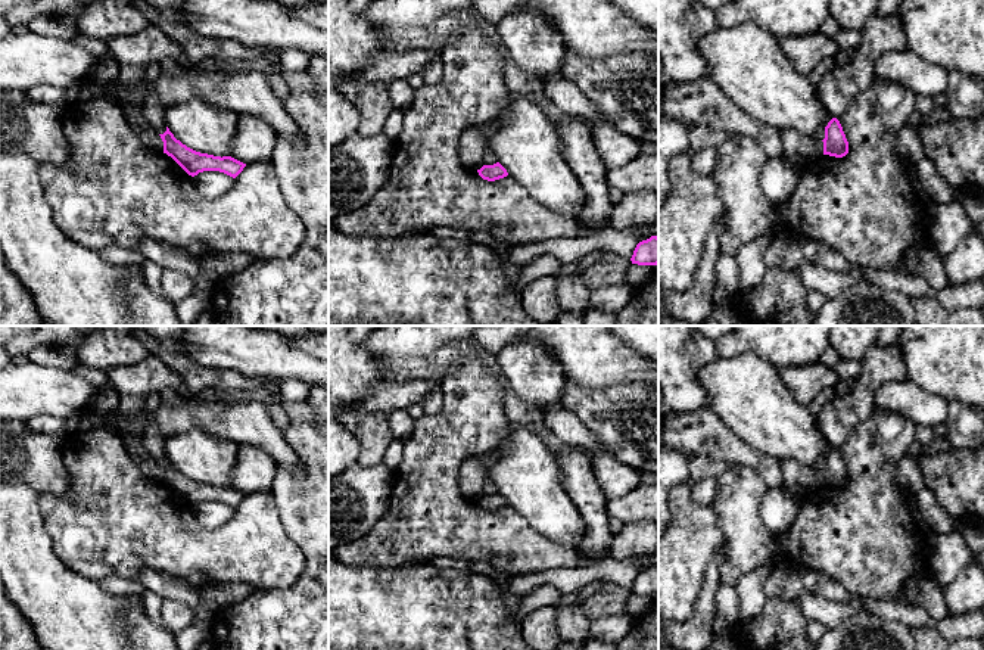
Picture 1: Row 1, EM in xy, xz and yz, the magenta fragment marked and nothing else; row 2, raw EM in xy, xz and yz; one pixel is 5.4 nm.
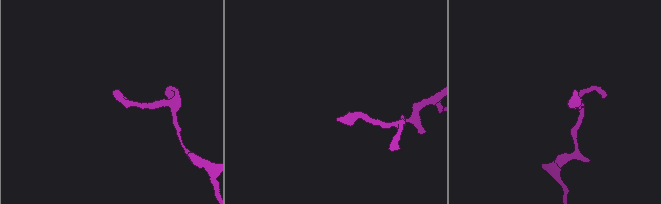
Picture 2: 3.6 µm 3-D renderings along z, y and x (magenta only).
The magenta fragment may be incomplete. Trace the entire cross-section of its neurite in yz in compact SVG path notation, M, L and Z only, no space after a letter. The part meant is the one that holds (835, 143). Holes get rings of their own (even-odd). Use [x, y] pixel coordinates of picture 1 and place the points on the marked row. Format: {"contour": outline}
{"contour": "M832 118L825 127L823 155L843 158L848 153L848 141L837 118Z"}

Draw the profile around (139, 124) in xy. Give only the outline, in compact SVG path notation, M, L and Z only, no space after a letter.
M125 111L124 115L133 128L133 131L138 136L138 139L149 147L164 152L164 141L161 136L149 125L147 119L143 113L136 111Z

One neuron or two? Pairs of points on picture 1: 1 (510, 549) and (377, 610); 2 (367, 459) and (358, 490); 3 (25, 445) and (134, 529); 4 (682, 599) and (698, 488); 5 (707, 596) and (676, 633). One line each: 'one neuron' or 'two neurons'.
1: two neurons
2: two neurons
3: two neurons
4: two neurons
5: one neuron

